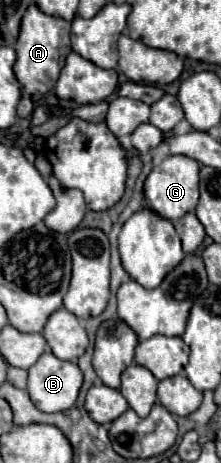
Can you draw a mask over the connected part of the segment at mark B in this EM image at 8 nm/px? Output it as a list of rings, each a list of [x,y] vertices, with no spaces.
[[[47,351],[29,369],[27,391],[37,409],[45,413],[55,413],[73,407],[81,383],[83,373],[77,363],[61,361],[51,351]]]

